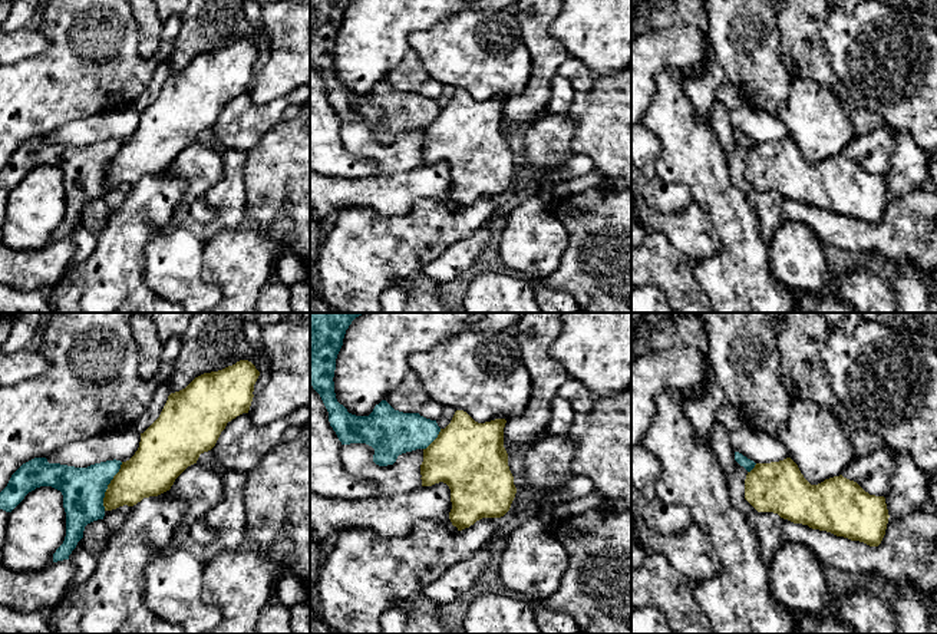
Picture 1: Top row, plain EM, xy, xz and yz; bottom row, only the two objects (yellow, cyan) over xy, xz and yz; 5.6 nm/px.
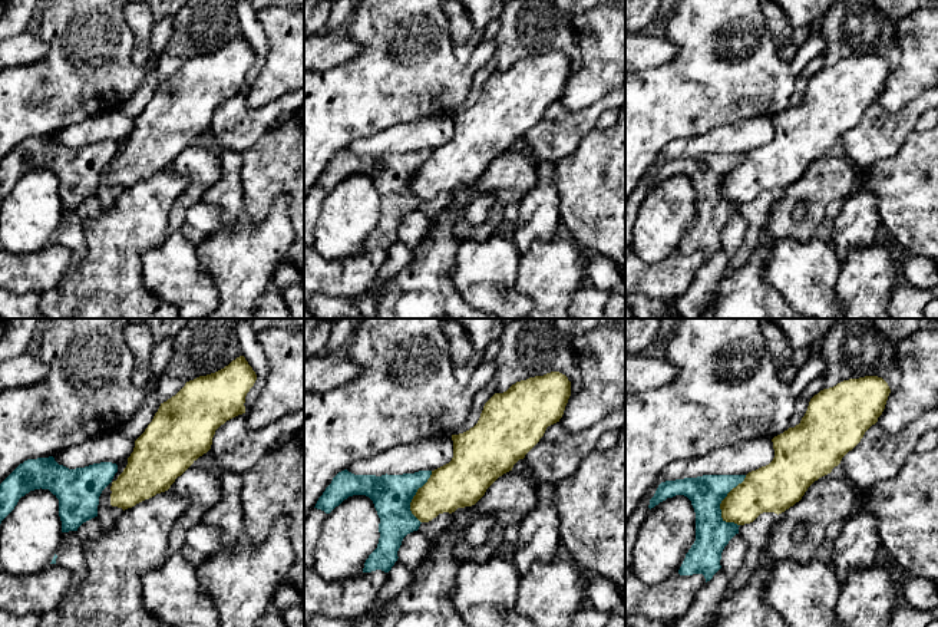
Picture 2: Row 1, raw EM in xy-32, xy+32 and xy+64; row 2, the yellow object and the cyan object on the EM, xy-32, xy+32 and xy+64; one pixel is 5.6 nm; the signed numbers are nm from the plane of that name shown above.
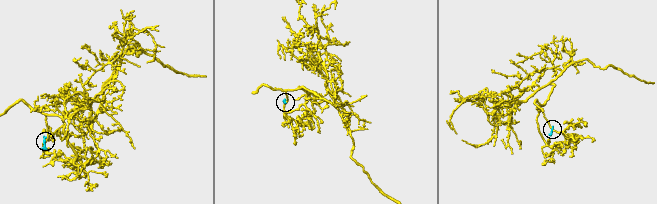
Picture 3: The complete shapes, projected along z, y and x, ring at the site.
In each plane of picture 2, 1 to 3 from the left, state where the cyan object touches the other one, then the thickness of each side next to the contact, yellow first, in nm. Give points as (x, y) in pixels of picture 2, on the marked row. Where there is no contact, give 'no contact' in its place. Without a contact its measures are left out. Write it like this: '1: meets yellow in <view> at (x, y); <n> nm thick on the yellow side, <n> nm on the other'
1: no contact
2: meets yellow in xy+32 at (413, 497); 260 nm thick on the yellow side, 220 nm on the other
3: meets yellow in xy+64 at (725, 498); 260 nm thick on the yellow side, 200 nm on the other

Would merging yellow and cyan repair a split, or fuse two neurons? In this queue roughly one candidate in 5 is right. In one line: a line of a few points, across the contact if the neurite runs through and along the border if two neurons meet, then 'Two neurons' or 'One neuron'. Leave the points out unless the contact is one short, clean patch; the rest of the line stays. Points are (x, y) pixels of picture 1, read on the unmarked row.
Two neurons

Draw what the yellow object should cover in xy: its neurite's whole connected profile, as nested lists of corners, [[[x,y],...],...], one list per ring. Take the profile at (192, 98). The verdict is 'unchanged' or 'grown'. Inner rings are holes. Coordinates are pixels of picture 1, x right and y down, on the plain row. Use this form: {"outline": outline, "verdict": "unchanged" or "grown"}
{"outline": [[[240,39],[171,72],[159,96],[141,112],[135,133],[108,164],[105,189],[169,169],[201,132],[215,125],[228,100],[248,92],[258,55],[251,40]]], "verdict": "unchanged"}

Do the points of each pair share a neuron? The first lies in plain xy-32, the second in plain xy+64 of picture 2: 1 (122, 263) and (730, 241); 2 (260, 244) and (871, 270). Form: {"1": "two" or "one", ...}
{"1": "two", "2": "one"}

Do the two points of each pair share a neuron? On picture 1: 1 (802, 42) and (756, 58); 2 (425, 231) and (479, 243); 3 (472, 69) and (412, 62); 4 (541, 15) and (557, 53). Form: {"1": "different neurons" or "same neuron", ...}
{"1": "different neurons", "2": "different neurons", "3": "different neurons", "4": "same neuron"}

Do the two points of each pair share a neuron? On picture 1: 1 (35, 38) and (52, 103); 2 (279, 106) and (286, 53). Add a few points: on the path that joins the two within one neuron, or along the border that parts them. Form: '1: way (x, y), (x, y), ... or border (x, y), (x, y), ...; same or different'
1: border (39, 29), (49, 45), (40, 53), (15, 63); different
2: border (294, 86), (263, 103), (256, 103), (247, 93); different

